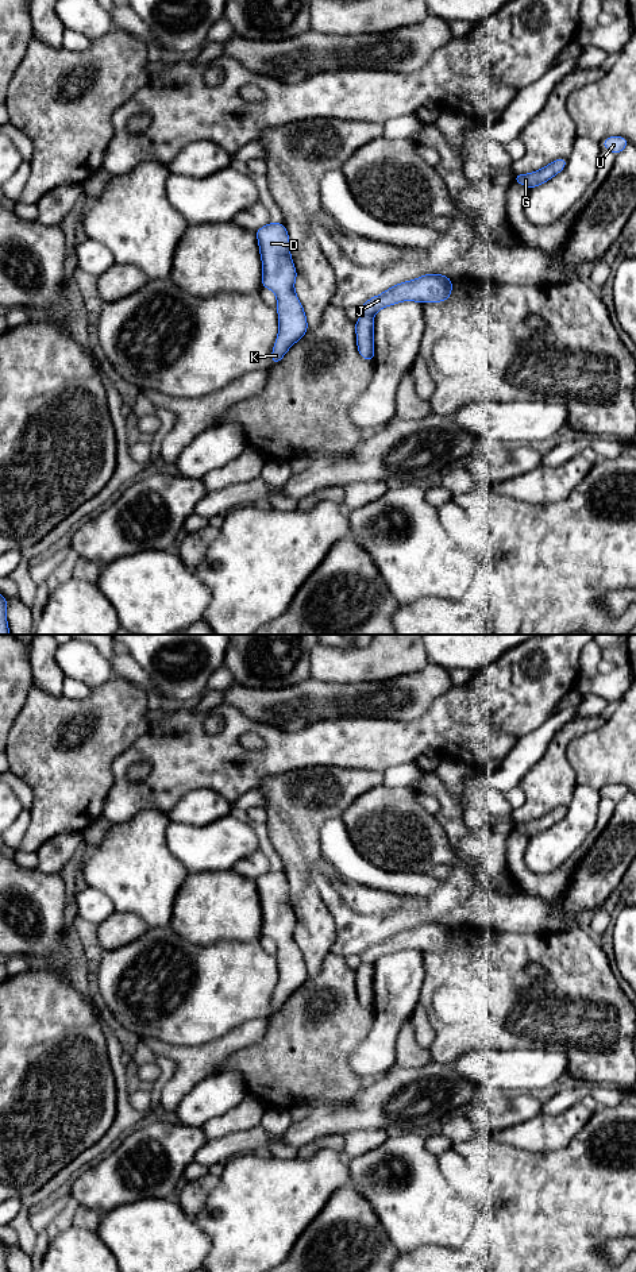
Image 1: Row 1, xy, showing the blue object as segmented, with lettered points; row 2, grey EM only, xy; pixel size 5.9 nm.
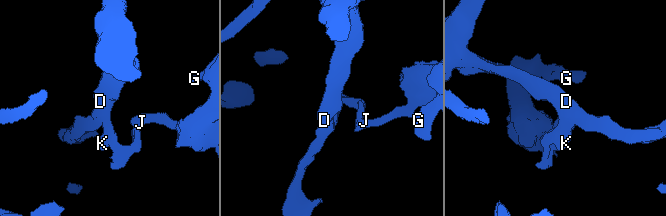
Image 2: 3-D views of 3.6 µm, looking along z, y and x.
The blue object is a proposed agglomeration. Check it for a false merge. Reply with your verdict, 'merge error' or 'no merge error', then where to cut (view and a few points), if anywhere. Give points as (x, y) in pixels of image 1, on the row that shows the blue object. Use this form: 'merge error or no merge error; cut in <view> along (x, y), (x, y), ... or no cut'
merge error; cut in xy along (362, 312), (373, 316)

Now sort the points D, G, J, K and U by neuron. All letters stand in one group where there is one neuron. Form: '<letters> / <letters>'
D K / G J U

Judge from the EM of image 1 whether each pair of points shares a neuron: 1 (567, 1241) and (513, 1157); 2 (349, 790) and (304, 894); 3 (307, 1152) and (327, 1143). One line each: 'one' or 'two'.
1: one
2: one
3: one

